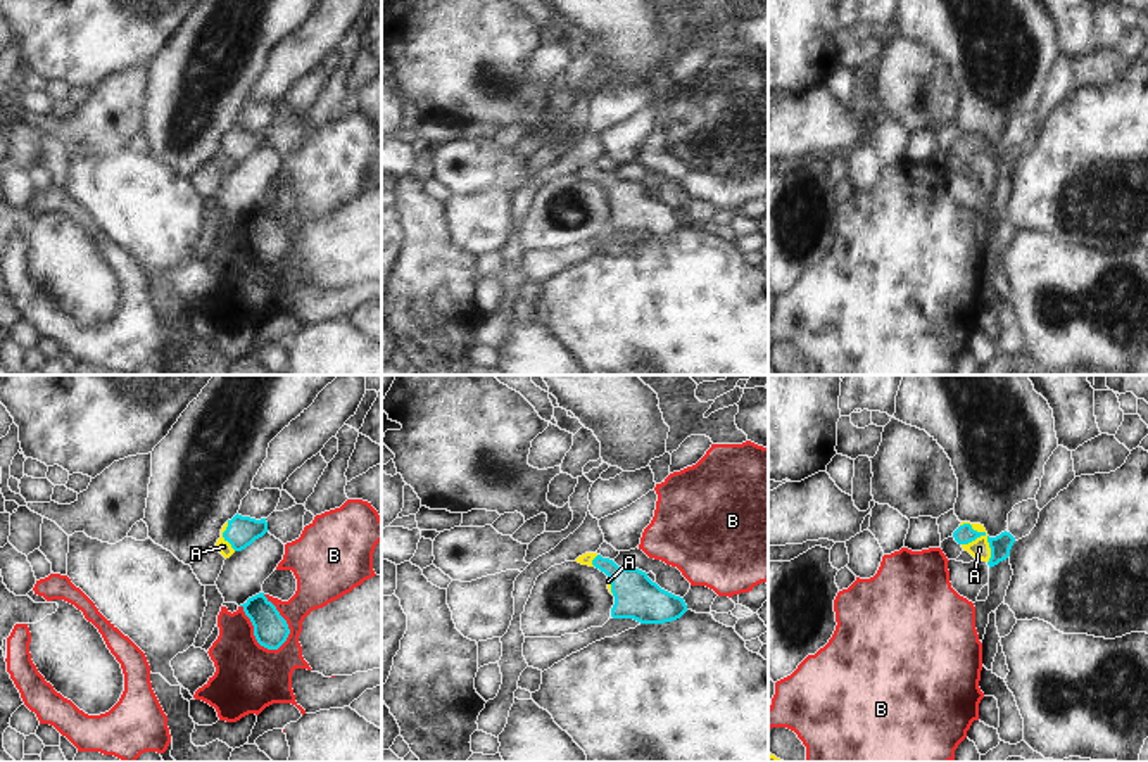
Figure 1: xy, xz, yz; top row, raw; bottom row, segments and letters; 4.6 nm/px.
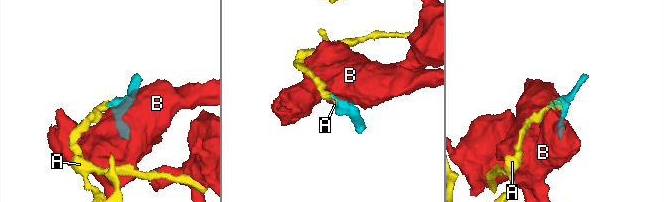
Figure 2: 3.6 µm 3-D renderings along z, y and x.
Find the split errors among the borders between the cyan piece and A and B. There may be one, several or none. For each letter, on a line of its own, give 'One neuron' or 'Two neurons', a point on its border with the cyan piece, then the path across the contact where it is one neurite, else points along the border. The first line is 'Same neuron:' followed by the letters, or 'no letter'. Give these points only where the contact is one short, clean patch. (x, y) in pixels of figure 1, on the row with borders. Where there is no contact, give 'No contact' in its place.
Same neuron: A
A: One neuron. Touches cyan at yz (988, 538). Path across: yz (964, 534), (988, 538), (979, 548)
B: Two neurons. Touches cyan at xy (256, 638). Boundary: xy (240, 605), (261, 645), (278, 648), (287, 640)

